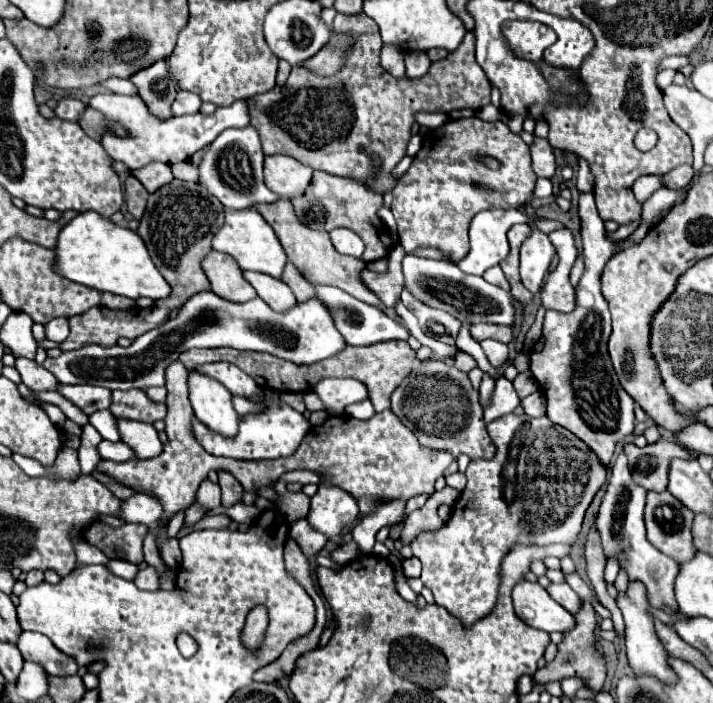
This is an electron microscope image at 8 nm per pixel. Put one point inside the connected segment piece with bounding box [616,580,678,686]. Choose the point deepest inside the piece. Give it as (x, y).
(647, 657)

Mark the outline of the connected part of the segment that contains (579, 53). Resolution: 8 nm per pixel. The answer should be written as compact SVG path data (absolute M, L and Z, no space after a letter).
M532 10L528 20L538 20L542 24L548 24L558 34L558 40L550 48L546 48L546 54L542 58L544 64L578 74L584 58L596 46L592 32L578 20L560 18L548 12L540 12L540 10Z

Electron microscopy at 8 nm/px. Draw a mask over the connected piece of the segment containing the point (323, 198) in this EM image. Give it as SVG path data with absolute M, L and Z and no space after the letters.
M316 170L312 184L306 190L306 196L300 196L300 200L292 200L292 204L294 204L296 216L302 220L302 224L310 226L312 230L330 232L332 228L342 226L342 228L356 232L366 244L366 252L362 256L364 262L384 258L384 254L388 254L392 248L392 240L388 236L388 226L376 214L376 210L382 206L382 194L370 190L364 184L358 184L356 180L330 176L326 172Z

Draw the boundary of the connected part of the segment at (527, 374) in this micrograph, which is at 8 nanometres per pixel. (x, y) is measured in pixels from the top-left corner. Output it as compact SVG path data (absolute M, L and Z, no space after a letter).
M524 370L524 372L520 372L520 374L514 378L514 388L516 388L516 392L518 392L520 398L526 398L526 396L532 394L534 390L538 390L536 380L534 380L534 376L532 376L530 370Z

